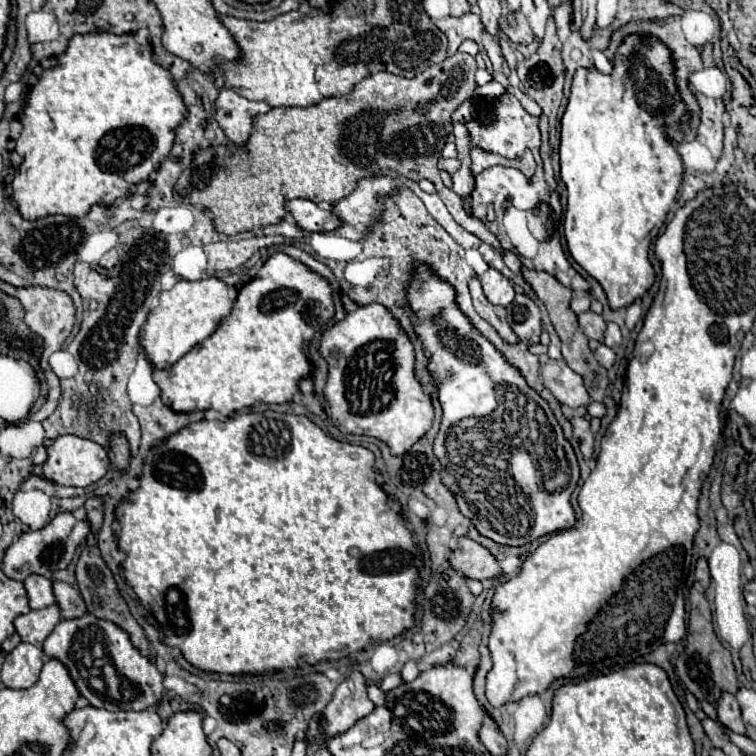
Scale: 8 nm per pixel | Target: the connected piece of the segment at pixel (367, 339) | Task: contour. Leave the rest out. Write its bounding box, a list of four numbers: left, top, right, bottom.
[319,305,433,455]

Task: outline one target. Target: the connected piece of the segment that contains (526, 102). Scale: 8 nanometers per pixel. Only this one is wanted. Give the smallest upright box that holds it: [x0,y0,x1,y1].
[506,85,542,115]

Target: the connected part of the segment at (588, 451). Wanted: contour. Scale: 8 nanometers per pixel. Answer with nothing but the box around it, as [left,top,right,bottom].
[571,417,593,461]

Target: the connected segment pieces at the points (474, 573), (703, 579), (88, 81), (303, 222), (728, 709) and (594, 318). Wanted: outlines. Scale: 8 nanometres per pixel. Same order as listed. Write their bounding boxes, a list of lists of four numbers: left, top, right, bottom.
[[449,537,501,579],[695,557,709,587],[11,31,187,221],[285,199,341,231],[715,691,745,733],[577,311,605,341]]

